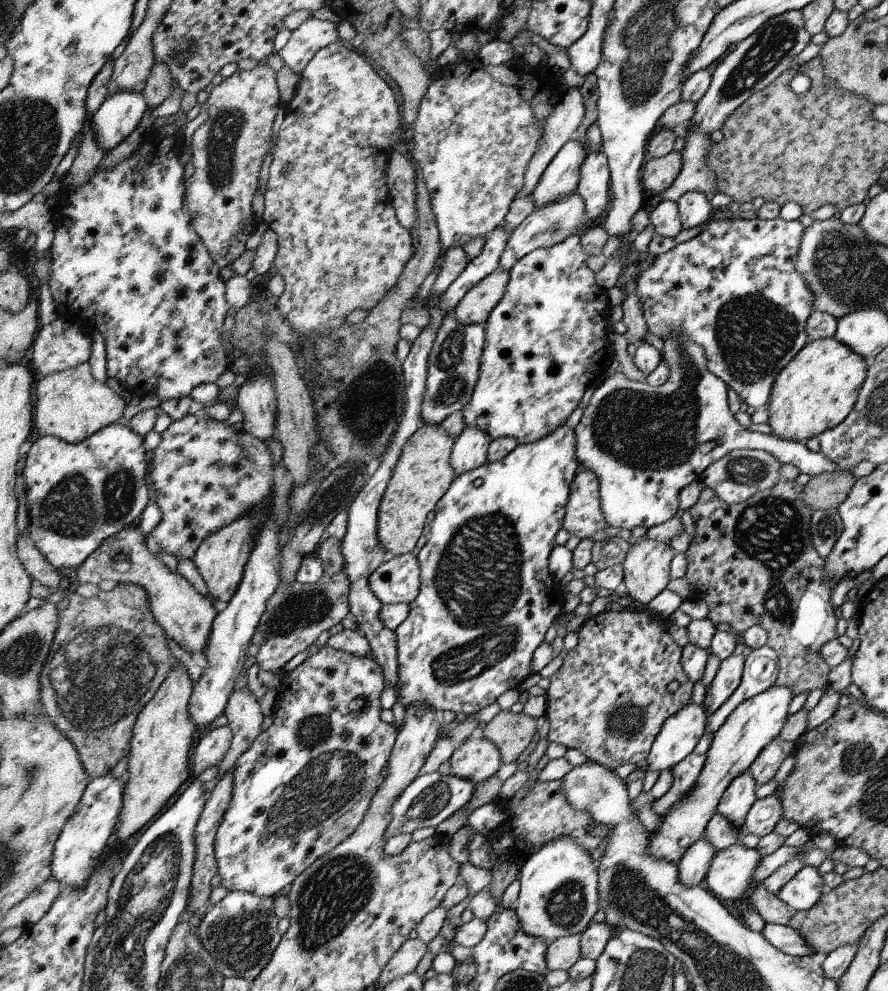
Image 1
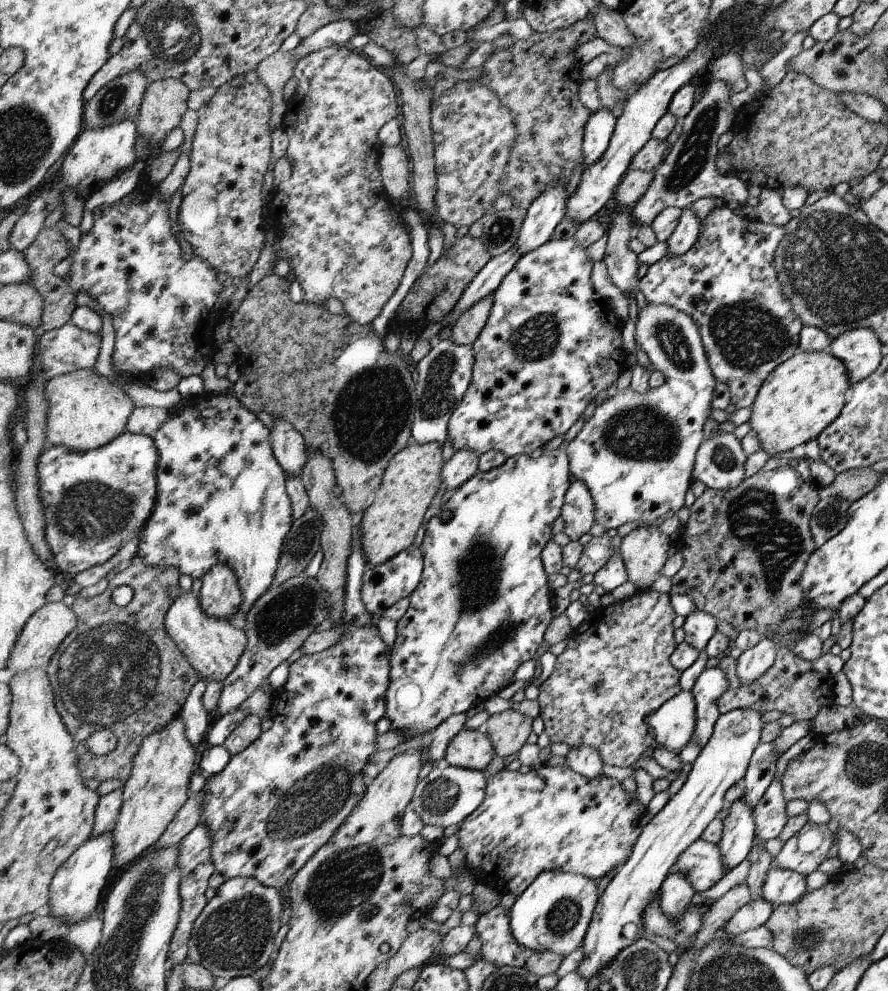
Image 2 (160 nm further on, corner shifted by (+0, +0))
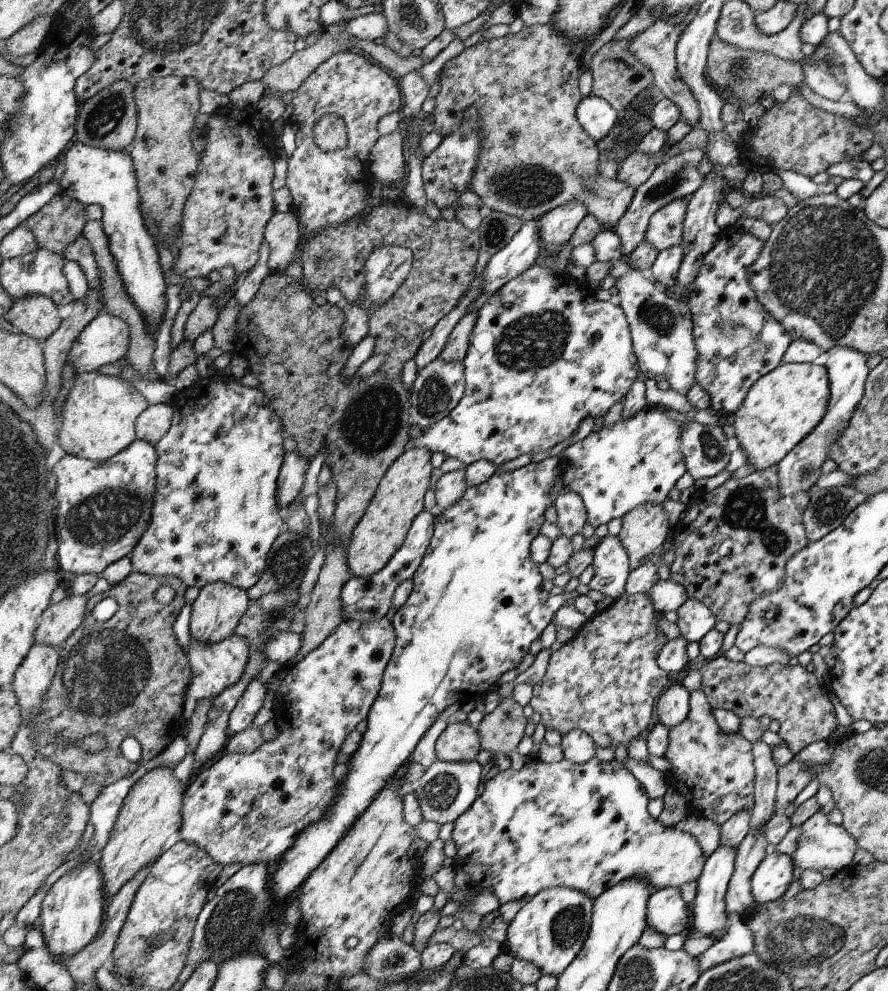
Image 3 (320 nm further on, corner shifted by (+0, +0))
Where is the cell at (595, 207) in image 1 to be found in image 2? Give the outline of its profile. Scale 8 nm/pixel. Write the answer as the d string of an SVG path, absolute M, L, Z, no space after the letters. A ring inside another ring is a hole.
M608 109L594 111L593 114L591 112L584 134L584 167L597 163L605 154L616 124L617 114Z

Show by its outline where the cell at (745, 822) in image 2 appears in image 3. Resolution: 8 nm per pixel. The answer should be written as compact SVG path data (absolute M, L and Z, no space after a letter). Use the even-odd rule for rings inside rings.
M718 847L705 862L704 870L697 881L697 895L693 900L692 913L694 915L694 933L700 937L711 937L719 941L726 936L729 929L729 914L725 898L728 885L735 869L736 849L732 847Z

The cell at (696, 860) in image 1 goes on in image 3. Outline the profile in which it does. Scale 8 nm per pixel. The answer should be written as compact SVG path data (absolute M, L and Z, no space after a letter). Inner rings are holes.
M666 887L652 892L648 902L648 925L665 934L678 934L688 923L687 902L684 902L679 887Z

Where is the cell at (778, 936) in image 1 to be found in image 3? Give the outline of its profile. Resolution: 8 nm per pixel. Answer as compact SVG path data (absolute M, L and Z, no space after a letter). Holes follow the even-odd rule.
M734 913L729 918L729 929L724 938L714 941L701 955L694 957L701 972L753 952L752 931L745 922L744 914Z

